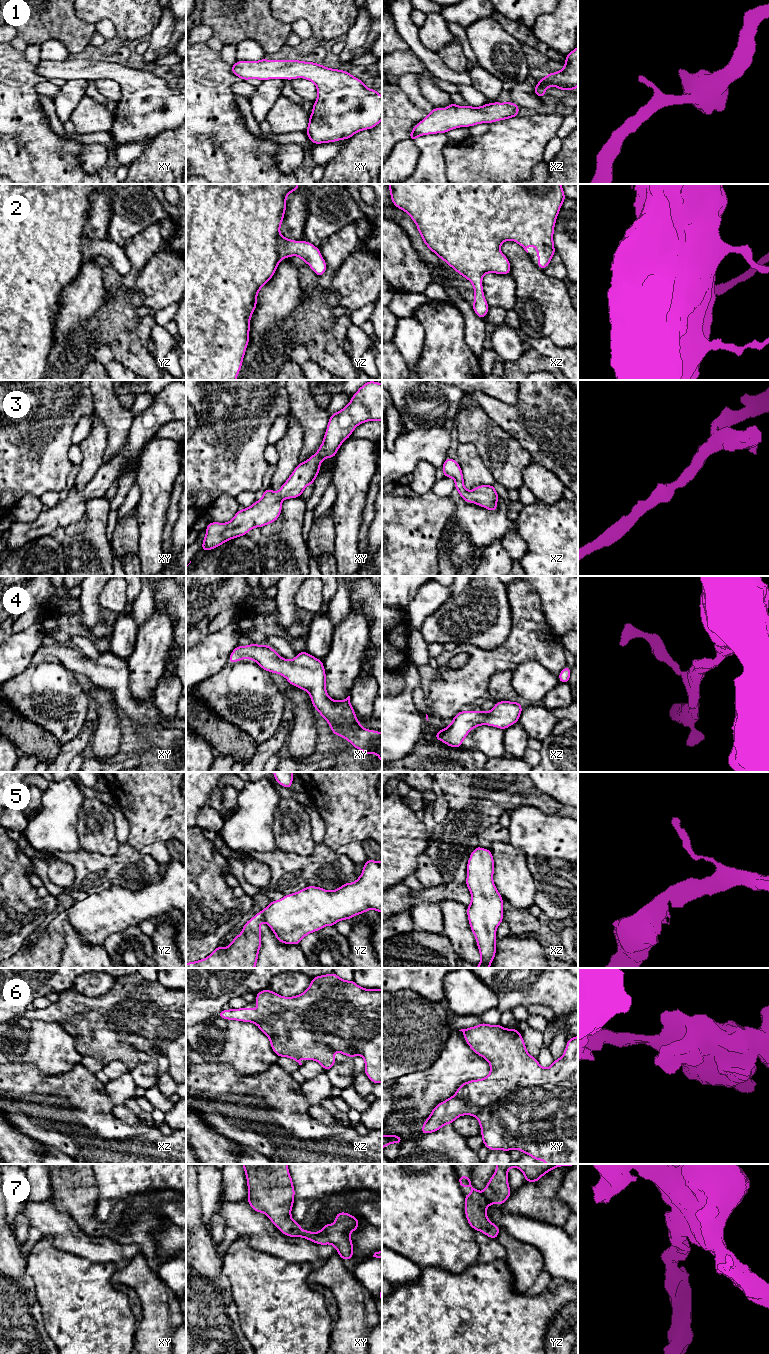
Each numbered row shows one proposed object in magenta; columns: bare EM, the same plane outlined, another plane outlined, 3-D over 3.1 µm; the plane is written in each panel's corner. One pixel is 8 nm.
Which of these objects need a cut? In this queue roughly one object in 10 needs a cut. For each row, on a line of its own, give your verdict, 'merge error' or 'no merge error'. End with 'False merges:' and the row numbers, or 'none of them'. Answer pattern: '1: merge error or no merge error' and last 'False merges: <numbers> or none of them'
1: no merge error
2: no merge error
3: no merge error
4: no merge error
5: no merge error
6: no merge error
7: no merge error
False merges: none of them

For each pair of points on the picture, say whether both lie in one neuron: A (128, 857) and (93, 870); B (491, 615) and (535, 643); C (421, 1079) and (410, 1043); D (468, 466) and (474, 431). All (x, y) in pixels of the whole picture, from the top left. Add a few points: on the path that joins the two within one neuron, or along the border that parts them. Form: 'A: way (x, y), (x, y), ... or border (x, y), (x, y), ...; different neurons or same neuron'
A: way (119, 864), (102, 868); same neuron
B: border (510, 604), (511, 629), (507, 637), (497, 647); different neurons
C: border (438, 1057), (426, 1068), (402, 1074), (397, 1078); different neurons
D: border (460, 443), (471, 443), (485, 464); different neurons

